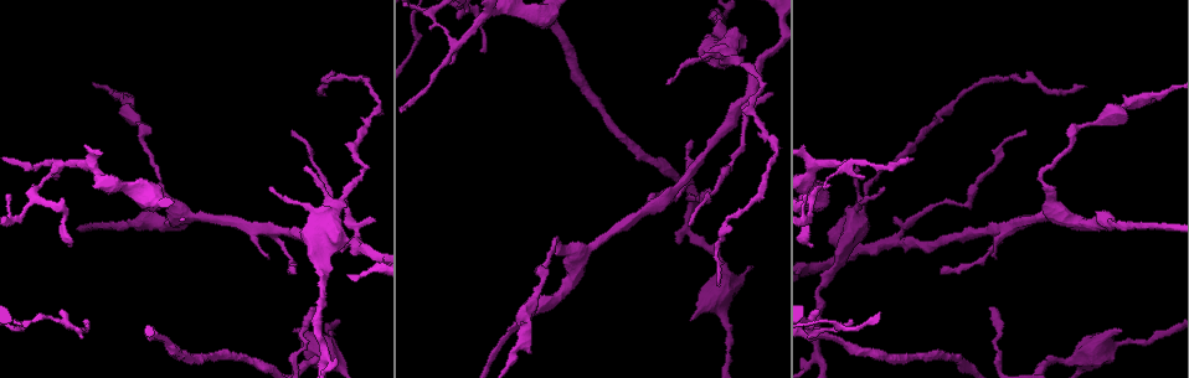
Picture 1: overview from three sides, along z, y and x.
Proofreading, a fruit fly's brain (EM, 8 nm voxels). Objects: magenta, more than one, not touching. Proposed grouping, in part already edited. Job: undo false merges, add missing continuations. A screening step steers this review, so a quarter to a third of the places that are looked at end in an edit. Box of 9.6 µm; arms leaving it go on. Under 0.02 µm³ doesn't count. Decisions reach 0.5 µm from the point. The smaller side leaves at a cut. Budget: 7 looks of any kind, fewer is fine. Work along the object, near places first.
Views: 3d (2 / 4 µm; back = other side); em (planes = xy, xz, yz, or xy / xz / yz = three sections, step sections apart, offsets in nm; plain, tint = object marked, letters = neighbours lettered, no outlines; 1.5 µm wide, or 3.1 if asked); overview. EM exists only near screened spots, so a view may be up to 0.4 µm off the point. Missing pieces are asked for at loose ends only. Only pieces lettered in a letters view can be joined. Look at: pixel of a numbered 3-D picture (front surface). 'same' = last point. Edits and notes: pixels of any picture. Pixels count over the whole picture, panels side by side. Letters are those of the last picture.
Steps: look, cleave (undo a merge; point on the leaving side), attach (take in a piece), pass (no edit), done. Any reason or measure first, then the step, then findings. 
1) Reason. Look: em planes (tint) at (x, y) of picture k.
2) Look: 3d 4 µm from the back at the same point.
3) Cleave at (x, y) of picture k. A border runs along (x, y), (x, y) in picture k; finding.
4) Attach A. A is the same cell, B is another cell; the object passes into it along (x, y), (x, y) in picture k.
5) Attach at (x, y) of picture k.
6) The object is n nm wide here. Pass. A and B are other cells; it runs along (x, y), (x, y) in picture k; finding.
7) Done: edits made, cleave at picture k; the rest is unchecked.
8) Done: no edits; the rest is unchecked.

An open end. Look: em xy step 8 (letters) at (813, 246) of picture 1.

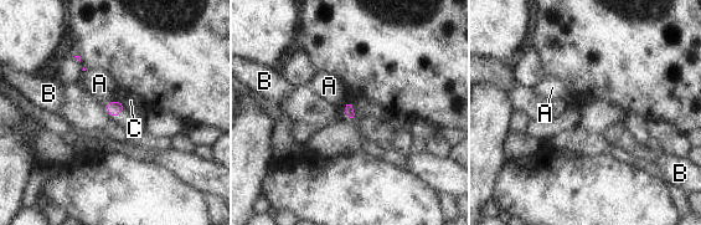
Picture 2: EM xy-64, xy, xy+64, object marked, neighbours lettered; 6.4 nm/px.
Look: em planes (letters) at the same point.

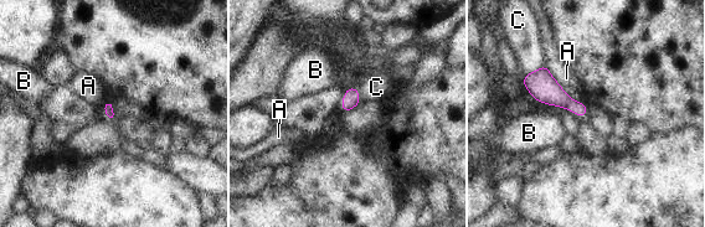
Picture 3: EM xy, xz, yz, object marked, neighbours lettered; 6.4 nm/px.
The longest contact is with A, 300 nm. Pass. A, B and C are other cells; none of them fits.

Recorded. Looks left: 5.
An open end. Look: em xz step 8 (tint) at (85, 319) of picture 1.

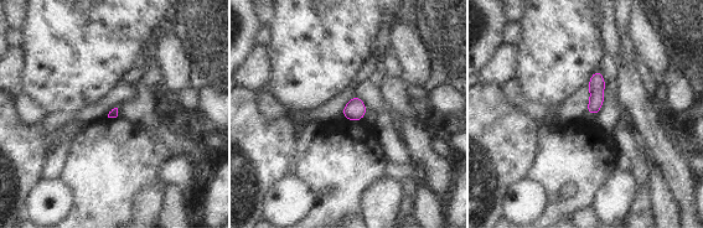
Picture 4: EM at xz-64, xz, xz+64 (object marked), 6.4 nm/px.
Look: em yz step 8 (letters) at the same point.

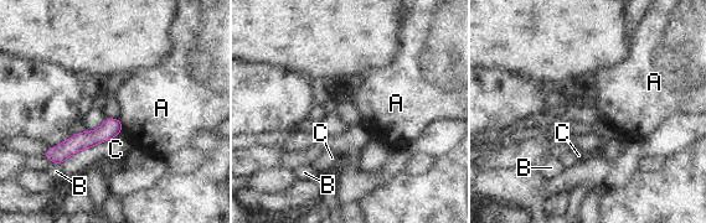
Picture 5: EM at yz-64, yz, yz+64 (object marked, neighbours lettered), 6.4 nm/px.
Pass. A, B and C are other cells; a border runs along (118, 118), (123, 130) in picture 5; none of them fits.

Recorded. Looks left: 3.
Thin end. Look: 3d 2 µm at (667, 85) of picture 1.

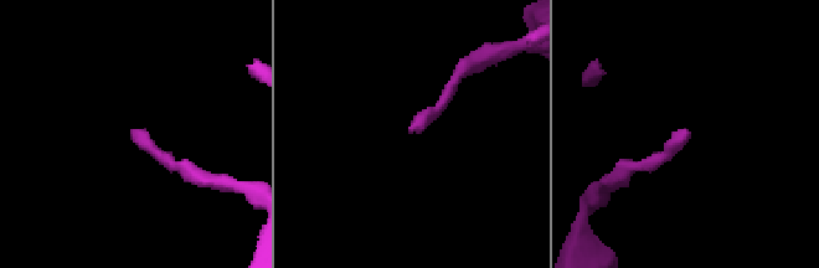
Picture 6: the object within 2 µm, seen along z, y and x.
Shape alone is not enough. Look: em yz step 4 (tint) at (130, 134) of picture 6.

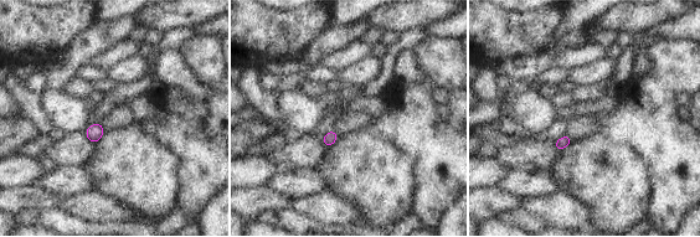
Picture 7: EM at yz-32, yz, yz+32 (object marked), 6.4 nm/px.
What lies round it. Look: em yz step 4 (letters) at the same point.

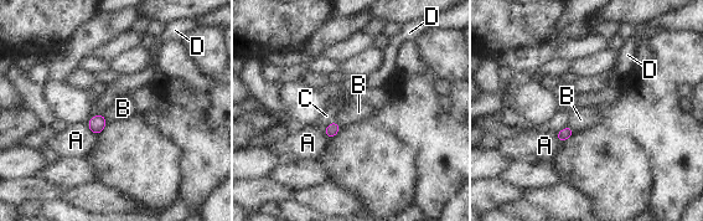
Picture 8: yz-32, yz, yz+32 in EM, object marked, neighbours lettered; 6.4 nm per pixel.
Pass. A, B, C and D are other cells; a border runs along (87, 124), (93, 133), (98, 134) in picture 8; no lettered piece goes on from it.

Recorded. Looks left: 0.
Done: no edits; the rest is unchecked.

